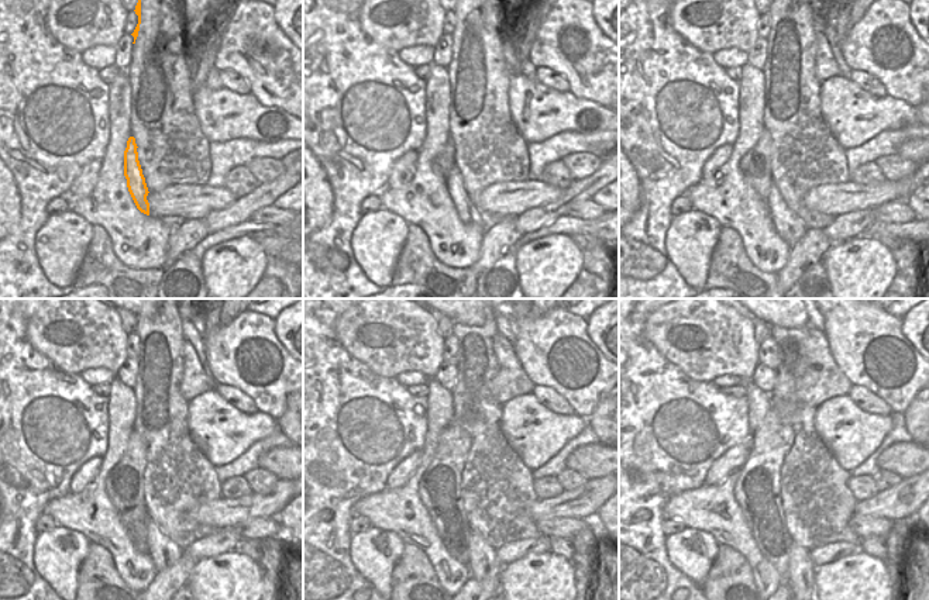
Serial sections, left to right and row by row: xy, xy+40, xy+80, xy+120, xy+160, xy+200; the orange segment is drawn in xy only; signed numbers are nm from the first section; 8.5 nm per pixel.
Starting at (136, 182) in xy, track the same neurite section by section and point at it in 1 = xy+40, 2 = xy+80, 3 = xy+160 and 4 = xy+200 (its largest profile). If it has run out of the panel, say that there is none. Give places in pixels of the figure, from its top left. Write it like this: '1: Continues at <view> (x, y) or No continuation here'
1: Continues at xy+40 (465, 209)
2: Continues at xy+80 (790, 227)
3: Continues at xy+160 (482, 562)
4: Continues at xy+200 (801, 571).

